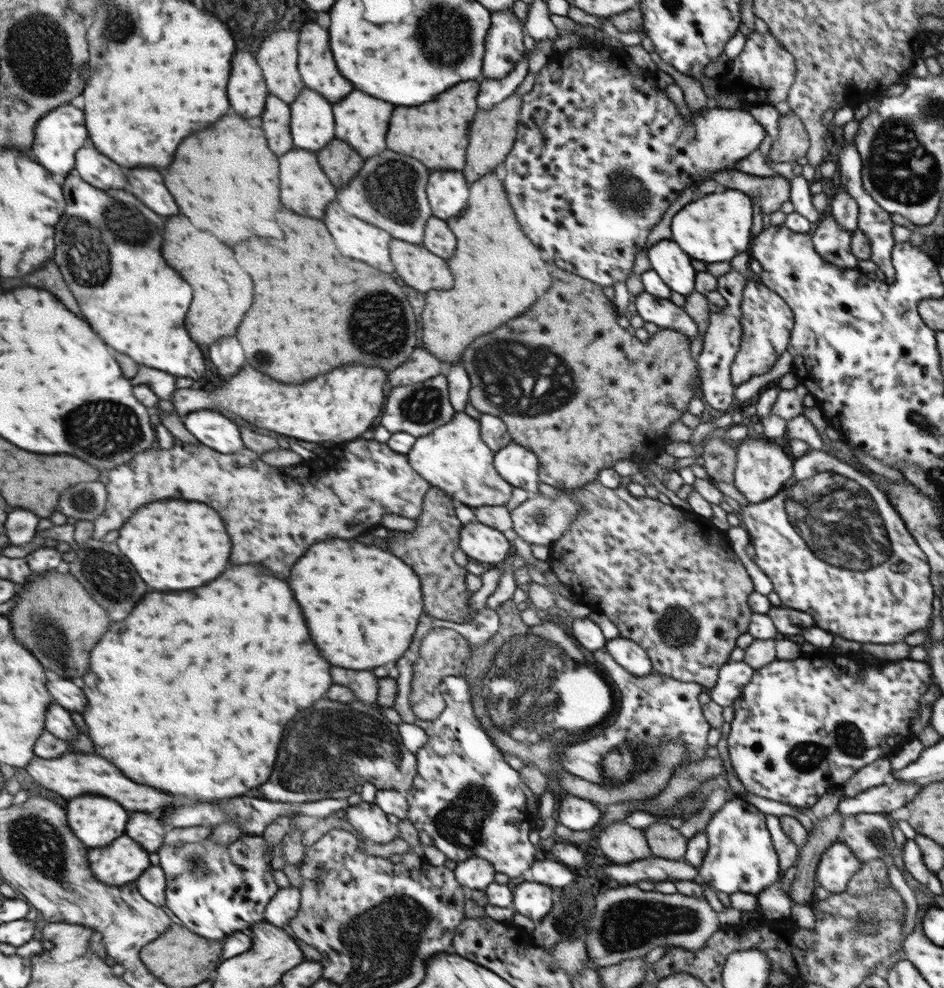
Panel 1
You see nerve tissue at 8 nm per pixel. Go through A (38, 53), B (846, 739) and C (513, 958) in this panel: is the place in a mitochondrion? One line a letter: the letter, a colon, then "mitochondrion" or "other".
A: mitochondrion
B: mitochondrion
C: other

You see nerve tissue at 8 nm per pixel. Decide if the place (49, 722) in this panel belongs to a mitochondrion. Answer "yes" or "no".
no

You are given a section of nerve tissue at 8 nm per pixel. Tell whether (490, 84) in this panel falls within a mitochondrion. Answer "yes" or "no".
no

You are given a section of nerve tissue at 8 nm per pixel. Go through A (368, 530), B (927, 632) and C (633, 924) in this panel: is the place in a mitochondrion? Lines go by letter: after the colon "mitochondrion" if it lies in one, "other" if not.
A: other
B: other
C: mitochondrion

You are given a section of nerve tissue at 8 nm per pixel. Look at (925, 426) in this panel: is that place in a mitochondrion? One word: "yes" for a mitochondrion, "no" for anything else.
no

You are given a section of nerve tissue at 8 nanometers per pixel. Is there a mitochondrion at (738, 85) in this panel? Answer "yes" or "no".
no

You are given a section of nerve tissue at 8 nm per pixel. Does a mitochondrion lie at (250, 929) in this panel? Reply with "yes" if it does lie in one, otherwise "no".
no

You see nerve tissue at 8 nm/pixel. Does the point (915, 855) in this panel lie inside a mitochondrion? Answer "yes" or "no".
no

